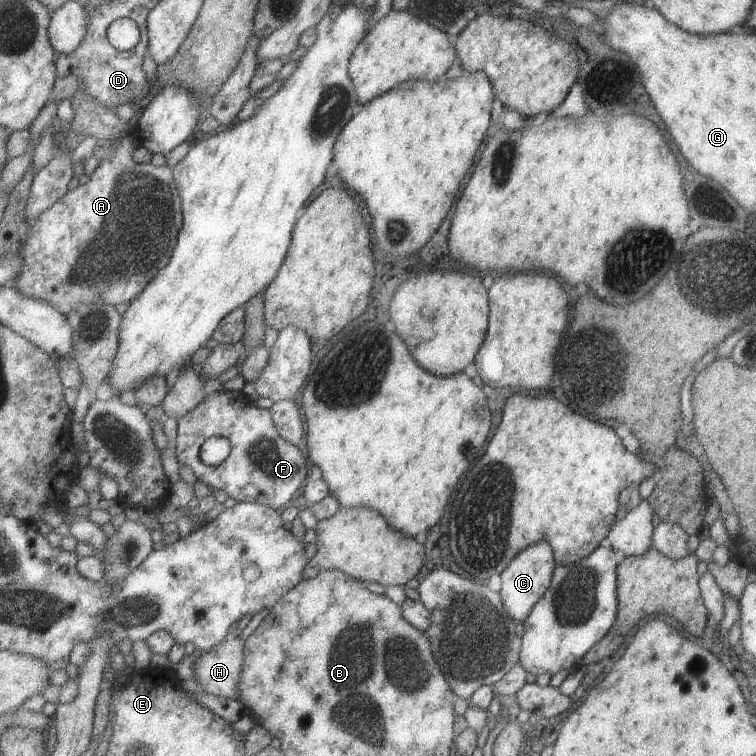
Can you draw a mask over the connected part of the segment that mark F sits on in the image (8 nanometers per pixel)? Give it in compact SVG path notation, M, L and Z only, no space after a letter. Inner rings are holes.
M241 391L215 392L209 396L191 414L183 416L178 421L177 438L175 440L176 455L180 465L192 467L198 480L216 490L225 491L237 503L260 503L270 508L283 510L294 504L295 497L309 470L307 460L299 446L285 440L279 433L278 426L269 409L259 408ZM213 436L225 436L231 442L231 455L218 466L210 466L202 460L202 448Z

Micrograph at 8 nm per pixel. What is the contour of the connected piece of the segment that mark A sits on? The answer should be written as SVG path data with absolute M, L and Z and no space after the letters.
M123 136L121 139L113 140L111 146L114 148L115 155L108 160L103 161L101 159L101 167L93 174L86 175L84 179L81 180L79 184L75 184L71 191L63 196L62 200L59 200L49 211L46 211L43 215L40 215L37 219L27 219L27 230L25 230L25 236L21 243L24 244L24 248L22 249L22 256L24 257L24 272L16 279L16 282L12 284L13 287L16 287L21 293L25 294L29 297L37 297L38 299L44 299L55 305L59 311L62 311L67 316L75 307L78 307L81 304L88 303L96 303L97 301L101 301L102 303L111 303L113 305L130 302L133 303L138 297L148 288L149 284L159 275L159 272L162 272L172 260L174 256L175 250L178 248L178 241L181 236L181 232L184 228L184 203L182 202L182 197L178 188L178 185L174 180L174 170L173 168L169 168L169 166L162 165L156 166L153 162L149 164L137 164L137 162L133 162L133 152L137 150L135 146L133 146L133 140L131 140L131 136Z

